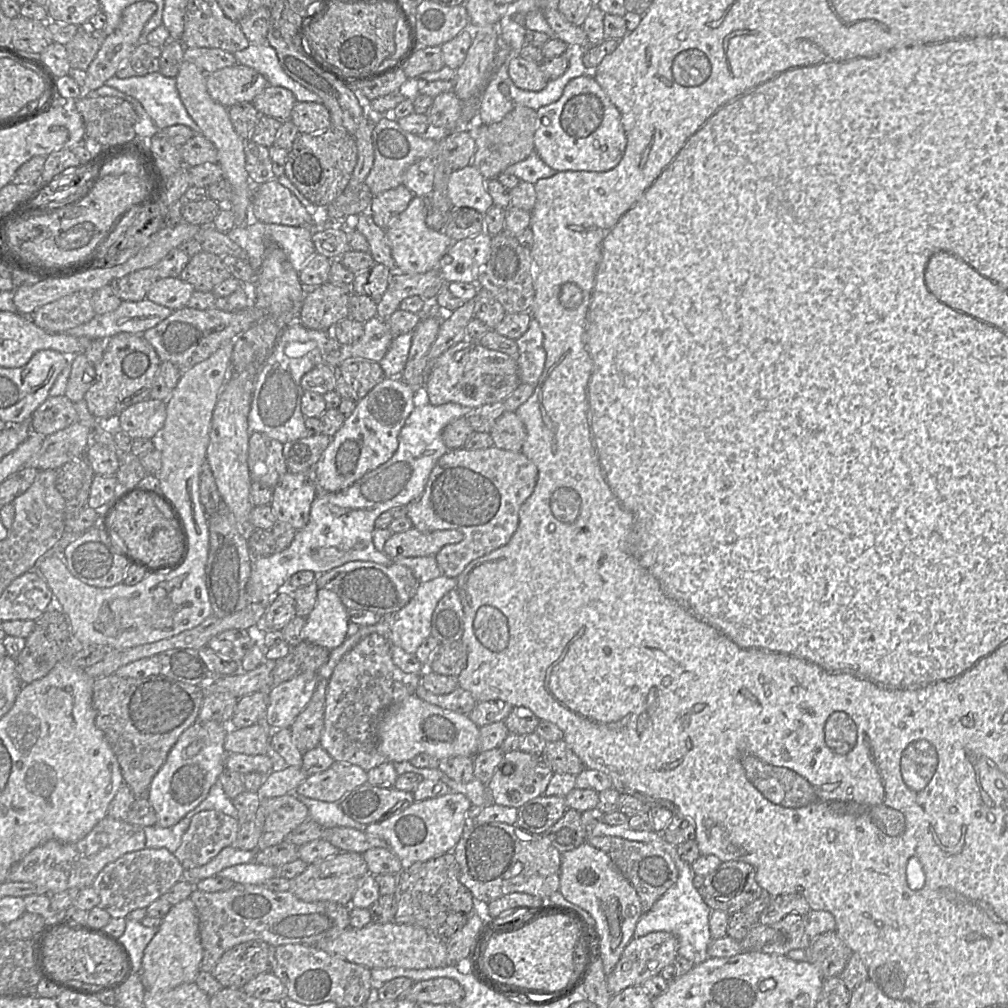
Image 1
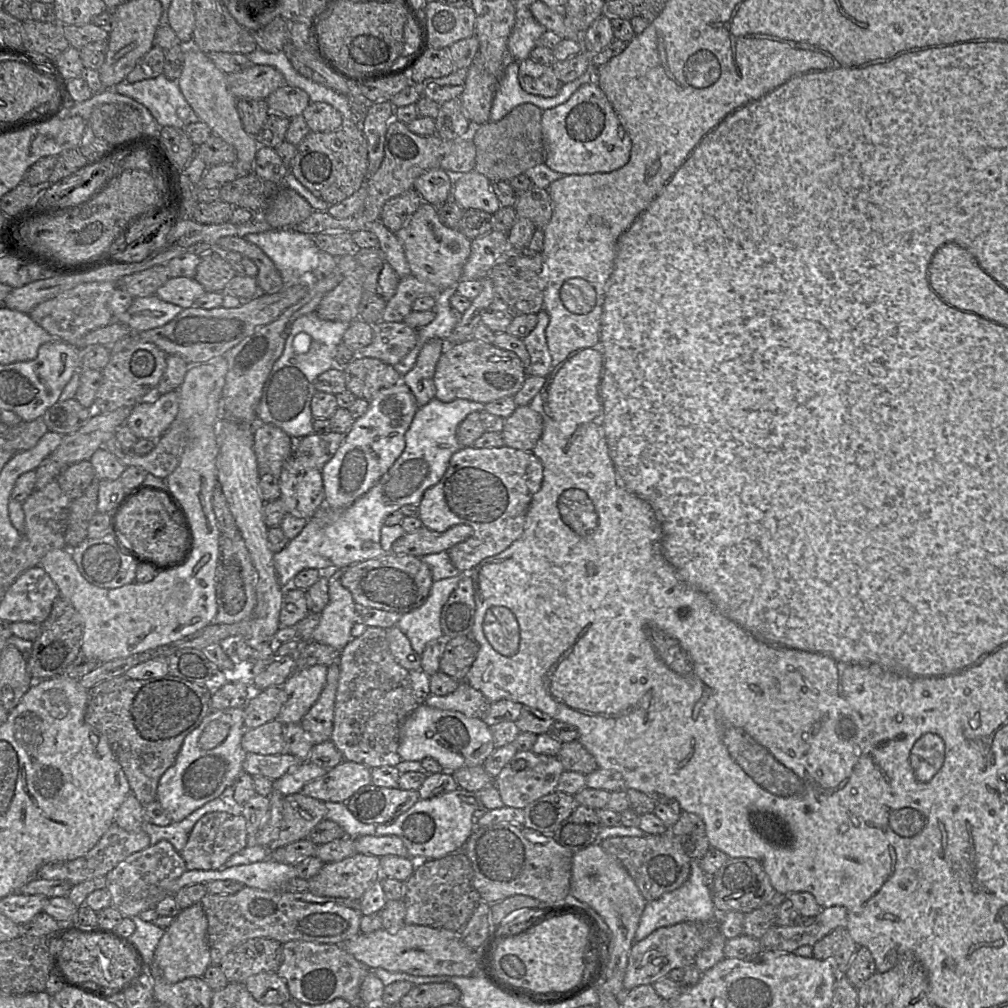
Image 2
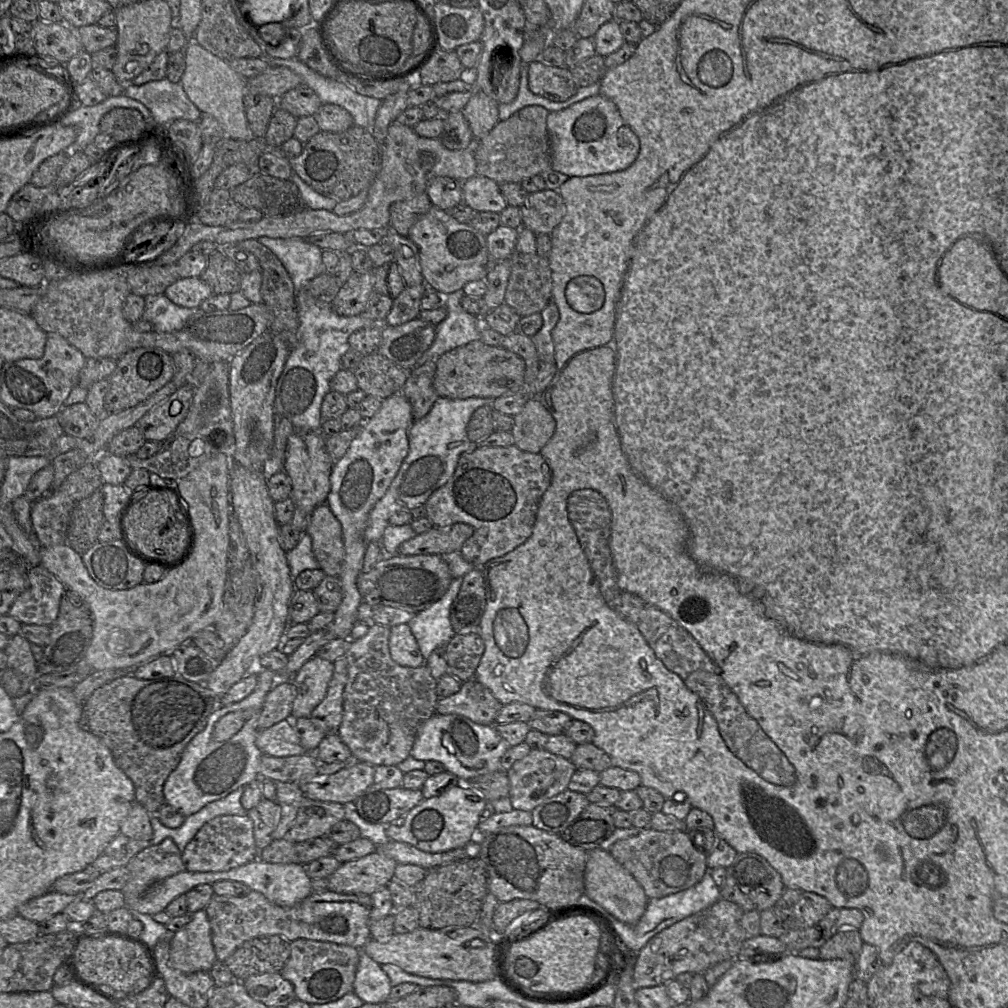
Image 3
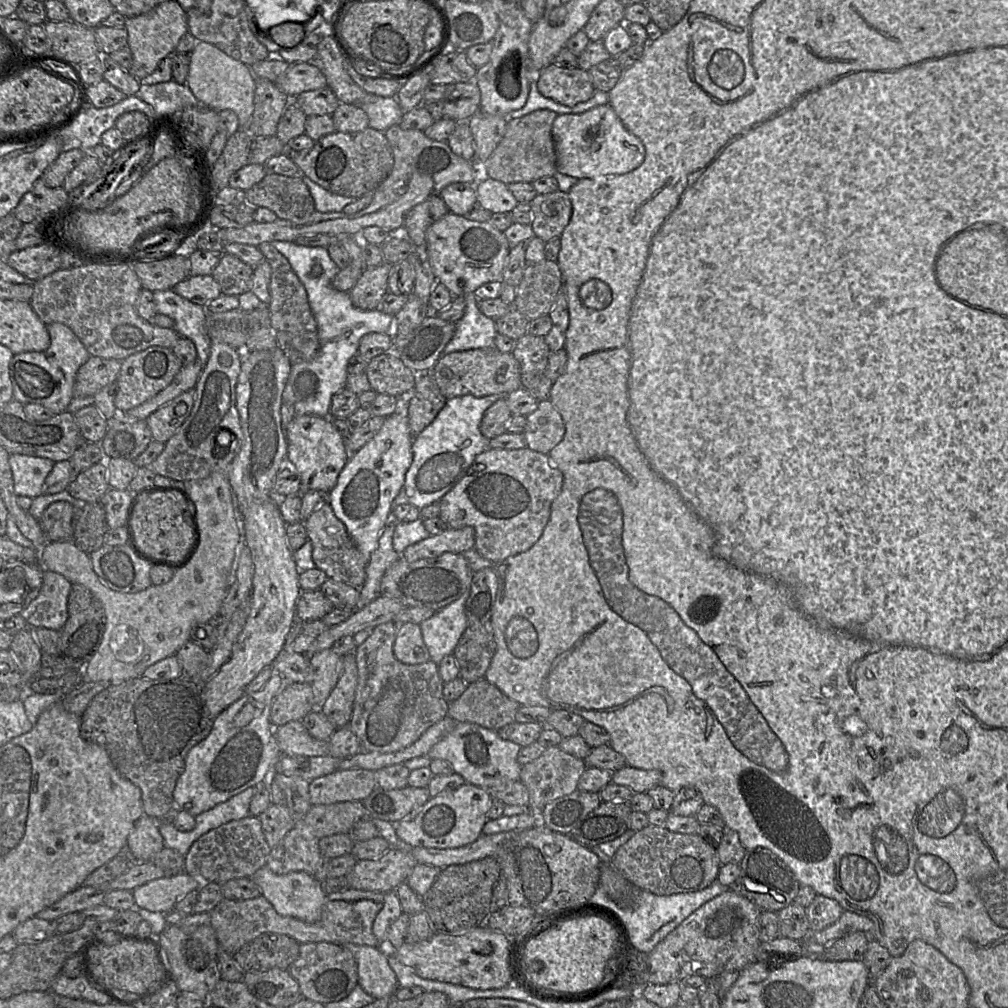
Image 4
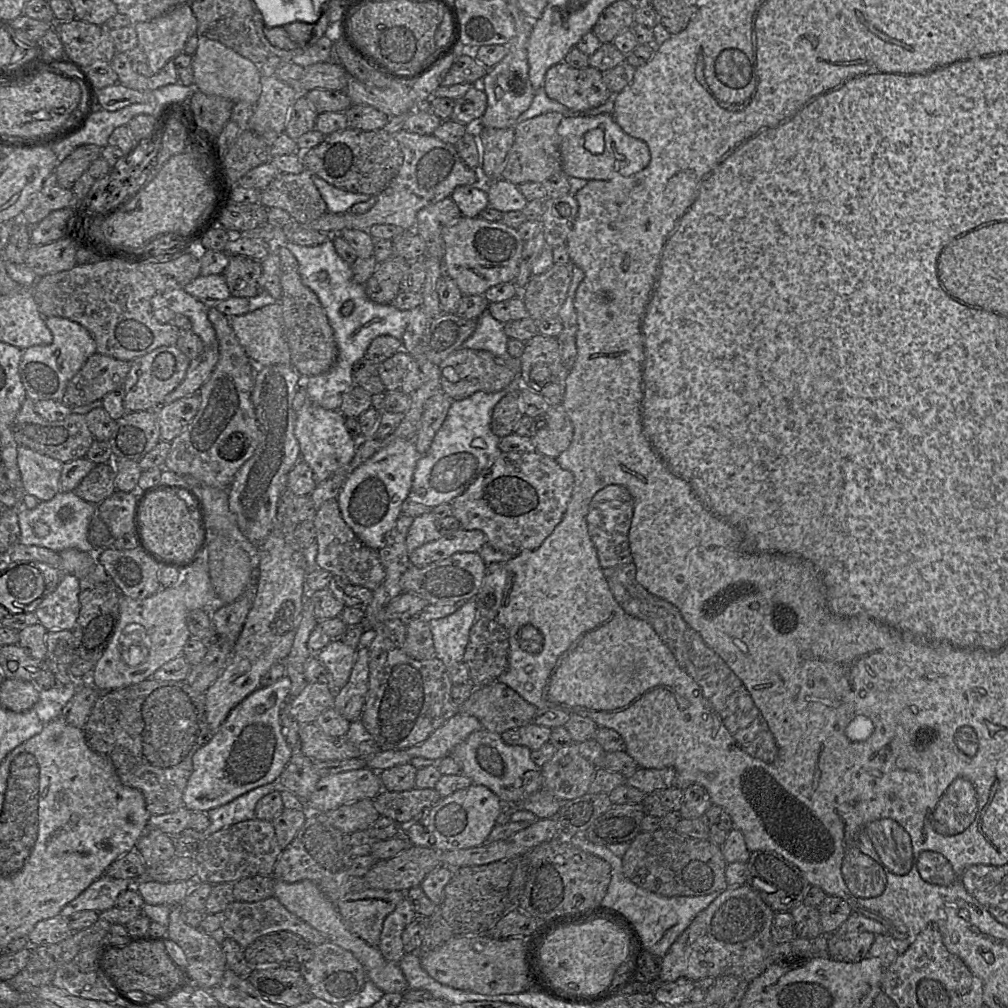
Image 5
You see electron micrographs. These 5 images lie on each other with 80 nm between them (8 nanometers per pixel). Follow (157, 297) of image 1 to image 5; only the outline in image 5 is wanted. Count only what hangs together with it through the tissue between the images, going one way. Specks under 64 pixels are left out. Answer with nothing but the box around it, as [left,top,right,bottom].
[183,274,231,308]

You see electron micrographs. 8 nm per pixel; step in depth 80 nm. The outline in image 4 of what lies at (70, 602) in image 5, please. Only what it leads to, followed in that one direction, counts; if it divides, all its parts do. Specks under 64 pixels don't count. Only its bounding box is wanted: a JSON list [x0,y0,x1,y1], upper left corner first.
[19,569,72,631]

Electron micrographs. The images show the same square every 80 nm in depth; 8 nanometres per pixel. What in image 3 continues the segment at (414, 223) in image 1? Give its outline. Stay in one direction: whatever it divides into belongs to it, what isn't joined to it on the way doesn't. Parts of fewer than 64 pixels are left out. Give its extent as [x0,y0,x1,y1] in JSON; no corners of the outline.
[407,206,493,294]

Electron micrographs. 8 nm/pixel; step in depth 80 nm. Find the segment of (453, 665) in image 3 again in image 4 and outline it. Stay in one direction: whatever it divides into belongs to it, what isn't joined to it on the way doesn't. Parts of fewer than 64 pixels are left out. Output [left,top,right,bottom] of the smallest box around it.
[453,626,496,684]

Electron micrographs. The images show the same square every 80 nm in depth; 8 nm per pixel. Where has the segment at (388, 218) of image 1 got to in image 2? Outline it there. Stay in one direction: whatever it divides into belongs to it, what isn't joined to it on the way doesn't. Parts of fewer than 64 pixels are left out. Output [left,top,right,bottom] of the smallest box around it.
[380,190,424,233]

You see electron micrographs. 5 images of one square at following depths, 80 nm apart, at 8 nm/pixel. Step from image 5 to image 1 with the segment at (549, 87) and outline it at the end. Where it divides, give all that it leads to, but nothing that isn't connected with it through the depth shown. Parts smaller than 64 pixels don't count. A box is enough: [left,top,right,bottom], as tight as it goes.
[507,55,549,91]

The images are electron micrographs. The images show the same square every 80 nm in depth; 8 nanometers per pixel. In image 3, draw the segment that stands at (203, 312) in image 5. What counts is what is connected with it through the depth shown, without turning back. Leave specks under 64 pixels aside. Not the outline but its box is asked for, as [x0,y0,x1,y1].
[142,294,196,332]

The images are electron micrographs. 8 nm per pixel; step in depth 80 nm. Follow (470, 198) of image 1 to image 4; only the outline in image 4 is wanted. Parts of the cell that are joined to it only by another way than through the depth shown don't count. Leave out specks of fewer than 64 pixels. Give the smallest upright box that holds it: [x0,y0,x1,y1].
[475,177,518,213]

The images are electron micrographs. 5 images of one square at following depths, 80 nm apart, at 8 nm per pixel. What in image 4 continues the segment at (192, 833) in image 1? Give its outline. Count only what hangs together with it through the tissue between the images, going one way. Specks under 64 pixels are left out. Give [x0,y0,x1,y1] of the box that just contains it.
[184,815,270,884]

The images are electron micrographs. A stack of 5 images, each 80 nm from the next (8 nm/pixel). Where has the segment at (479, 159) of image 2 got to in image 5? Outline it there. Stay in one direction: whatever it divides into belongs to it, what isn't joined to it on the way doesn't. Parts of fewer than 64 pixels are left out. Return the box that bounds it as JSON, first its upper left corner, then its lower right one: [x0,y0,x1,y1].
[502,112,564,185]

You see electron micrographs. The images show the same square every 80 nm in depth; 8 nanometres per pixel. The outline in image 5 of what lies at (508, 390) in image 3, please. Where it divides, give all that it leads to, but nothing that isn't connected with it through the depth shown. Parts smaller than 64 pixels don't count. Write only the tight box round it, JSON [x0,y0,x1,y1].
[438,348,516,401]

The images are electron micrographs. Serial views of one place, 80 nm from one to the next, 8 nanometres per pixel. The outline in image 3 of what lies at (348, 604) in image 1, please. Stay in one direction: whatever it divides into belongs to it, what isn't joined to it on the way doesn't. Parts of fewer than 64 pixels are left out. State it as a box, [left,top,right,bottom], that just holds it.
[356,555,452,613]

